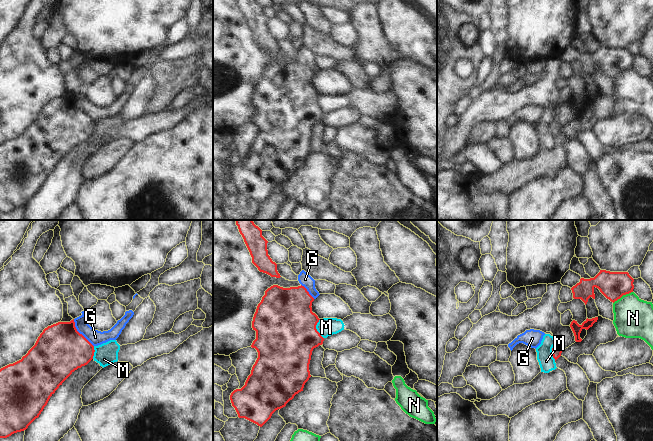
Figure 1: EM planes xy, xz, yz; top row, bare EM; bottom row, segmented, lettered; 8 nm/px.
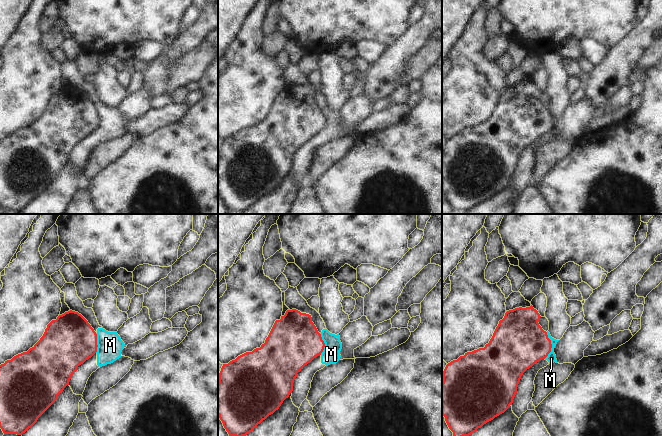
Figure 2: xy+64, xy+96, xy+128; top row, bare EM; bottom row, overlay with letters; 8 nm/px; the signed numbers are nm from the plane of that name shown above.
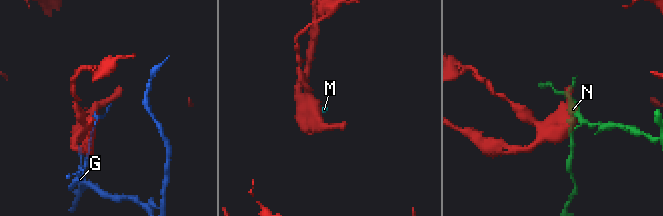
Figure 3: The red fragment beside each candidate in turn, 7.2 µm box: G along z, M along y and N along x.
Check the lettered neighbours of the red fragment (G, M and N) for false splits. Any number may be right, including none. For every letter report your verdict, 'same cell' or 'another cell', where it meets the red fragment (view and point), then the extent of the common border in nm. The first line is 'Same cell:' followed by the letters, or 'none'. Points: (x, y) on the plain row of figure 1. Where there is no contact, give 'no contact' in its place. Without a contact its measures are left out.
Same cell: none
G: another cell; meets red in xy at (79, 109); contact 280 nm long
M: another cell; meets red in xz at (316, 105); contact 160 nm long
N: another cell; meets red in yz at (622, 71); contact 190 nm long

